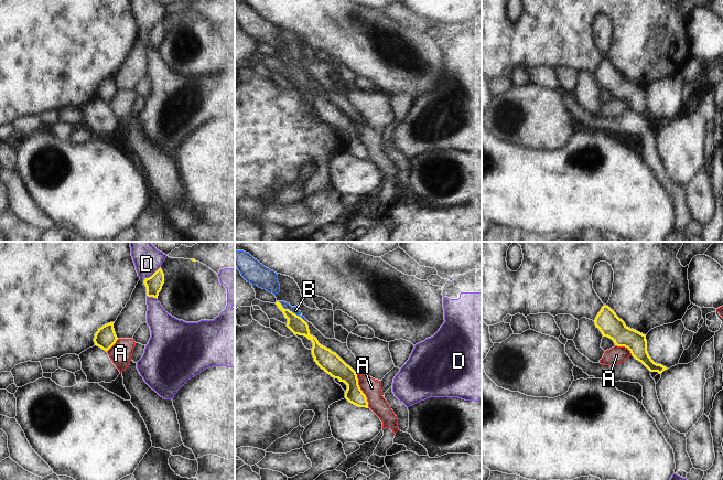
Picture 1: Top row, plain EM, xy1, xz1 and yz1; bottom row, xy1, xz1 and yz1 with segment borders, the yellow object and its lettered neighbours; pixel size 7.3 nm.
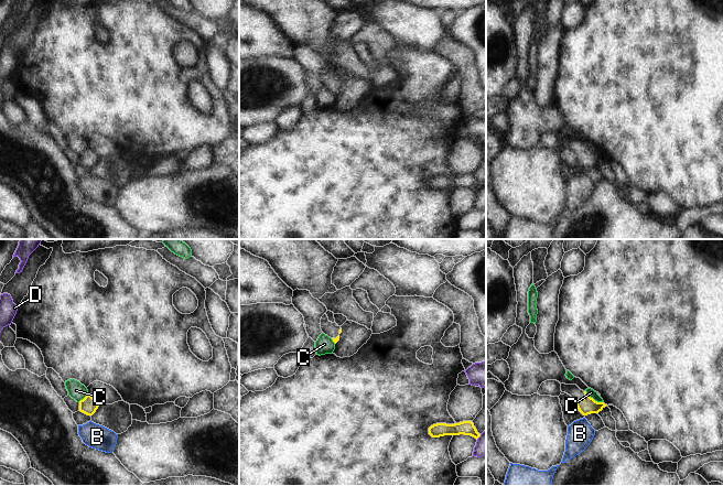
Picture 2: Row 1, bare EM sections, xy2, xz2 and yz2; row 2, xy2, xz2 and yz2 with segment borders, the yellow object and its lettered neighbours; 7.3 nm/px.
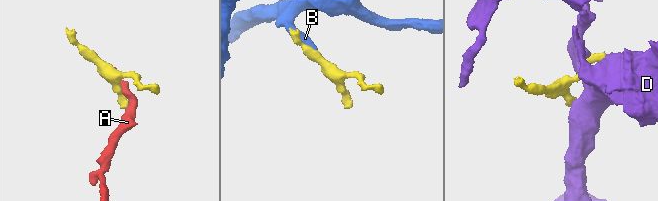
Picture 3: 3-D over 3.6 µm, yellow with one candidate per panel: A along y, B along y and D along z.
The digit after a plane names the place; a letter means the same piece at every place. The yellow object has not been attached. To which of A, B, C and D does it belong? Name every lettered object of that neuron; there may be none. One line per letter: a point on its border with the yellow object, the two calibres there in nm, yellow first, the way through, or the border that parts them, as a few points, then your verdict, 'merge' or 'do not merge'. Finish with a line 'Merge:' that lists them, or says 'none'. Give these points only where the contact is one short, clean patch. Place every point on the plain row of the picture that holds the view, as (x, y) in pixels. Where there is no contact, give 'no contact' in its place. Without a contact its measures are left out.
A: meets yellow in xz1 at (360, 142); 150 nm thick on the yellow side, 140 nm on the other; border along xz1 (355, 126), (358, 139), (365, 148), (368, 159); do not merge
B: meets yellow in xz1 at (291, 64); 120 nm thick on the yellow side, 50 nm on the other; border along xz1 (278, 54), (304, 74); do not merge
C: meets yellow in yz2 at (593, 152); 130 nm thick on the yellow side, 60 nm on the other; border along yz2 (585, 143), (595, 153), (603, 155); do not merge
D: meets yellow in xy1 at (153, 27); 120 nm thick on the yellow side, 190 nm on the other; border along xy1 (159, 20), (146, 31); do not merge
Merge: none

